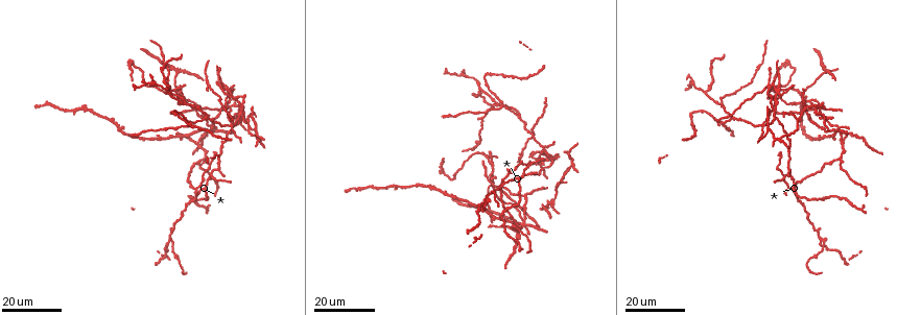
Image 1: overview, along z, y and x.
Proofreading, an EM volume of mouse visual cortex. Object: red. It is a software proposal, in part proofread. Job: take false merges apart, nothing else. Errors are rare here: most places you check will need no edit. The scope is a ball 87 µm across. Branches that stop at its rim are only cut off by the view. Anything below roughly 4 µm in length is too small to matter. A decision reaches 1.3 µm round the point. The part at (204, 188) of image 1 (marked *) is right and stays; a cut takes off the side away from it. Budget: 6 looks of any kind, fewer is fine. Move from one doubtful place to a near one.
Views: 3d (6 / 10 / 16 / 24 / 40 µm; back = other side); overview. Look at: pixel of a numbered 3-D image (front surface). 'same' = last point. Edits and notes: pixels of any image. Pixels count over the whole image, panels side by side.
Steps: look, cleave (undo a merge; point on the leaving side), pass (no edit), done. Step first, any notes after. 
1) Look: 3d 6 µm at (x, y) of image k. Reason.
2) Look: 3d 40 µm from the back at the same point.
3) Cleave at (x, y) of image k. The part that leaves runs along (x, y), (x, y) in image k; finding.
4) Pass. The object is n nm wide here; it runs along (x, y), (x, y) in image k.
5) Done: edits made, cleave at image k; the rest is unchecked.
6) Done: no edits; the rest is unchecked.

Look: 3d 24 µm at (839, 160) of image 1. Four arms meet.

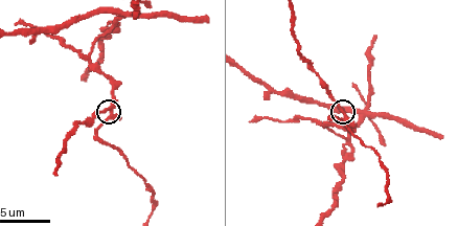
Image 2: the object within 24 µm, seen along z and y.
Look: 3d 6 µm at (110, 109) of image 2.

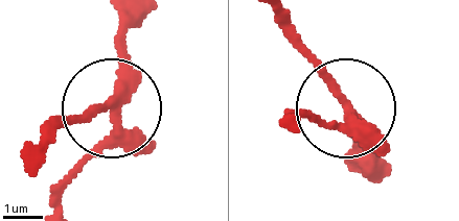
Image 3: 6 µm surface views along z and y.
Pass. 4 arms meet here; it runs along (27, 148), (91, 108), (108, 112), (97, 139), (51, 185) in image 3; continuous, no second cell.

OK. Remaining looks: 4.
Look: 3d 16 µm at (229, 124) of image 1. Looks like a crossing.

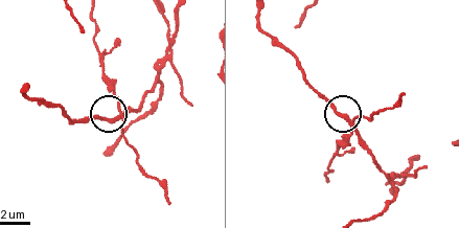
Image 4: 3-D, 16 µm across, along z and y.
Look: 3d 10 µm at (119, 106) of image 4. Zoom in.

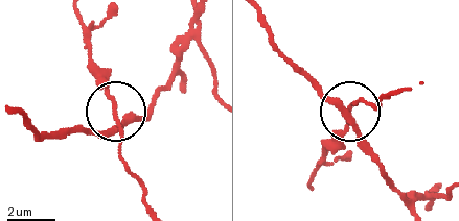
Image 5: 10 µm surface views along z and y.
Pass. The object is 200 nm wide here; one cell here.

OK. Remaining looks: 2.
Look: 3d 16 µm at (774, 111) of image 1. Arms run side by side.

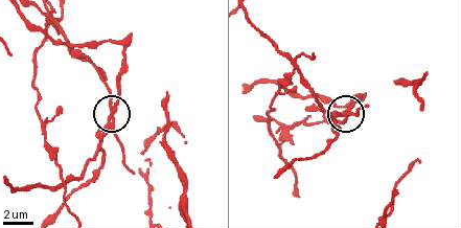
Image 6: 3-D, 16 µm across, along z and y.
Look: 3d 6 µm at (109, 128) of image 6. Closer look.

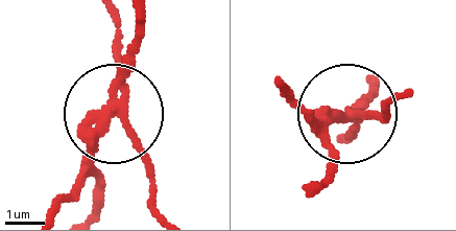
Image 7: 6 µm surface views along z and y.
Cleave at (118, 46) of image 7. The object is 240 nm wide here; the part that leaves runs along (125, 99), (115, 14) in image 7; two cells meet here.

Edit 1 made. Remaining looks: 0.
Done: edits made, cleave at image 7; the rest is unchecked.

